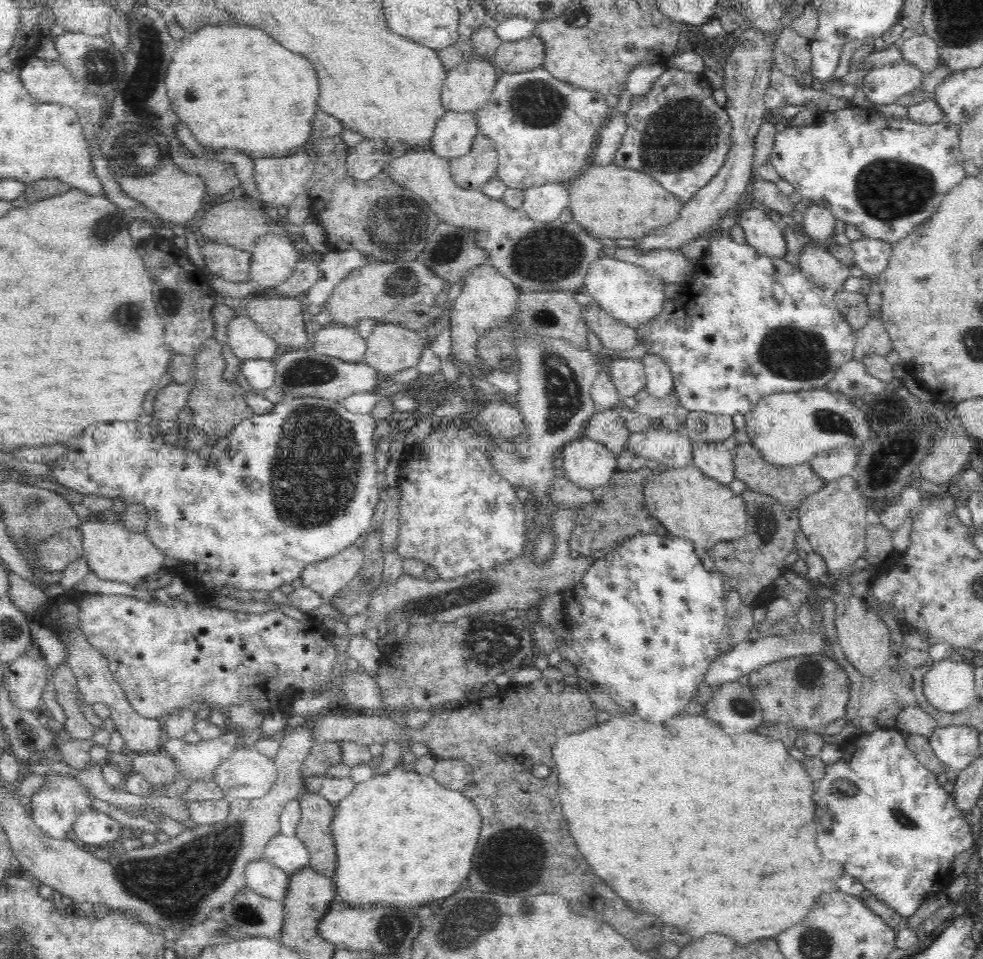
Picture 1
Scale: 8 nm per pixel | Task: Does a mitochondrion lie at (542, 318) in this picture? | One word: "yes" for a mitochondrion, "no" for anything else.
yes

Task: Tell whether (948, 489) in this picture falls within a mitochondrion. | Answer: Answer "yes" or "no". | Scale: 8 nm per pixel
no

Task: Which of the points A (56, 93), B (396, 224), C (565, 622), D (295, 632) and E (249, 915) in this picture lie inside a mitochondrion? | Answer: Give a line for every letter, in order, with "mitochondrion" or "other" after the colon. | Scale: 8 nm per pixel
A: other
B: mitochondrion
C: other
D: other
E: mitochondrion

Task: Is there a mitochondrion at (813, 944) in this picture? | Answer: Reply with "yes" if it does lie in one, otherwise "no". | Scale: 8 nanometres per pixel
yes

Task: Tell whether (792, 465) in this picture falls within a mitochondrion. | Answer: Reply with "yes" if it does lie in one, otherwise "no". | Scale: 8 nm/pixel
no

